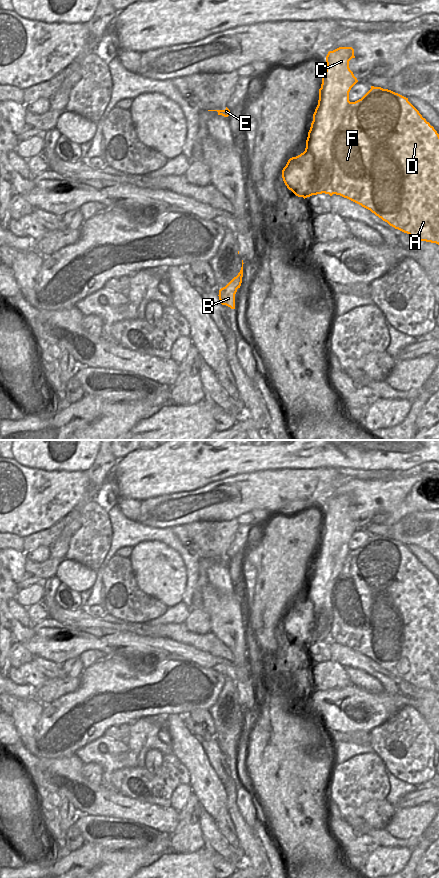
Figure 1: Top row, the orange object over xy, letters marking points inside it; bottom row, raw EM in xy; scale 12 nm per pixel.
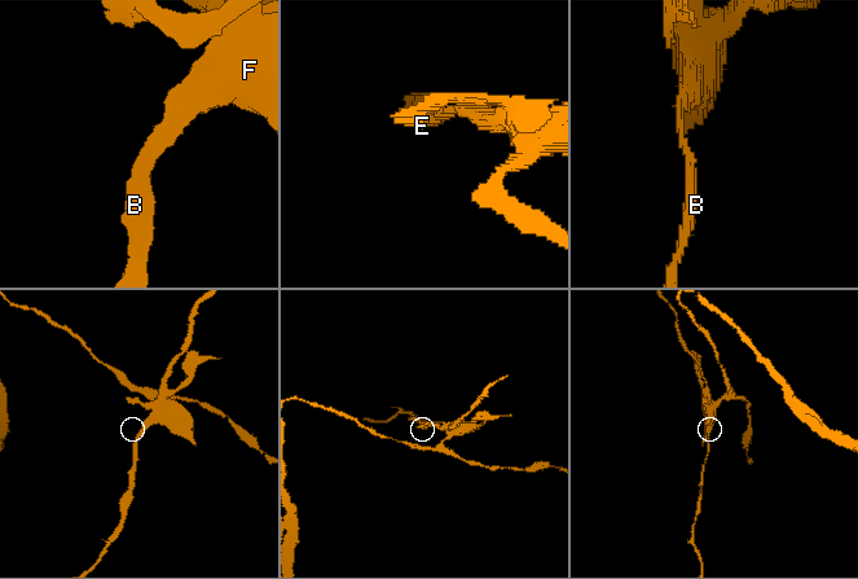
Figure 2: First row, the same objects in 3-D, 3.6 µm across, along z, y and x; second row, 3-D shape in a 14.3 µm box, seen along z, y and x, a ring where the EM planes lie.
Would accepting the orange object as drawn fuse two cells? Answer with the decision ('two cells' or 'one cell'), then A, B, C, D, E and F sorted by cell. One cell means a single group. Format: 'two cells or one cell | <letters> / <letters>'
two cells | A D F / B C E

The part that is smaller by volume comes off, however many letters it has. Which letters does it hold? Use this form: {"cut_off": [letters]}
{"cut_off": ["B", "C", "E"]}

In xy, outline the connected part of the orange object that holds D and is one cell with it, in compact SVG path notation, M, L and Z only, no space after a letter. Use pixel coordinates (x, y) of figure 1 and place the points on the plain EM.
M371 534L371 537L361 547L351 550L346 558L343 574L330 585L330 590L334 609L331 620L331 636L336 643L347 646L370 658L395 677L420 689L439 693L439 582L408 549L408 546L388 537Z

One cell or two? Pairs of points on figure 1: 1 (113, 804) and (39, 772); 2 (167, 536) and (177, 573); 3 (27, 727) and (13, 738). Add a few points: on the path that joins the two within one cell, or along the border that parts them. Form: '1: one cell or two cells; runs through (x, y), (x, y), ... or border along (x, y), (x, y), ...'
1: one cell; runs through (95, 792), (82, 782), (57, 775)
2: two cells; border along (147, 541), (161, 541), (173, 548), (185, 565)
3: two cells; border along (10, 715), (20, 737)

